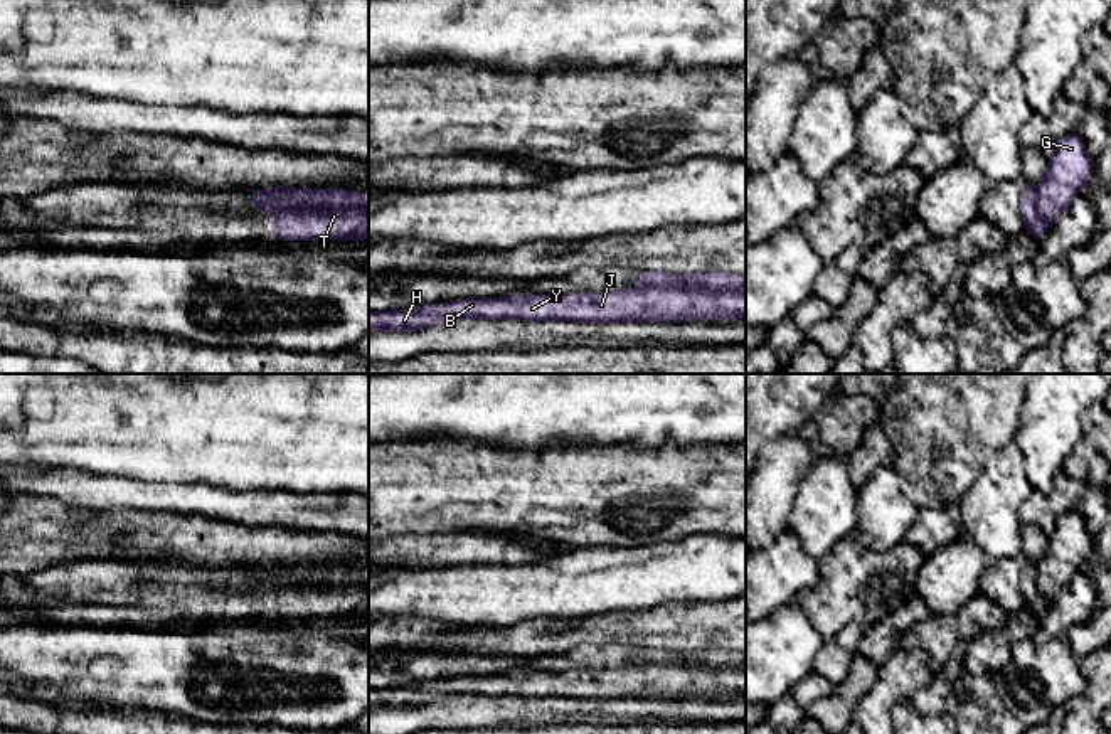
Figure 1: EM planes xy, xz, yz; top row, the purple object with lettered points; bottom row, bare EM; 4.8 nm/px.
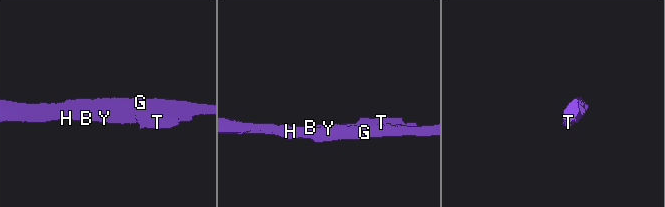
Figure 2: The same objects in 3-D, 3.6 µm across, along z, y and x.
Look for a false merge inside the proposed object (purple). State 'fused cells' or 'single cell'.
fused cells

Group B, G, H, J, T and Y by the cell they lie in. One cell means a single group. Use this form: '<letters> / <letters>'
B G H J Y / T

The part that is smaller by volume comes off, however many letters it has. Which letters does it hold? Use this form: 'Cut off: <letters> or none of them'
Cut off: T

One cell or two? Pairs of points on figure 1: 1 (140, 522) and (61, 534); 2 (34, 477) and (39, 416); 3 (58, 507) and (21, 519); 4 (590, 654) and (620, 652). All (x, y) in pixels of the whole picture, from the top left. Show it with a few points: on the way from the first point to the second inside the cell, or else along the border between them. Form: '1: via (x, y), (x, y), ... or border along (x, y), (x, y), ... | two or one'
1: via (120, 534), (81, 534) | one
2: border along (37, 465), (73, 467), (76, 470) | two
3: via (49, 509), (29, 510) | one
4: via (596, 654), (613, 654) | one

